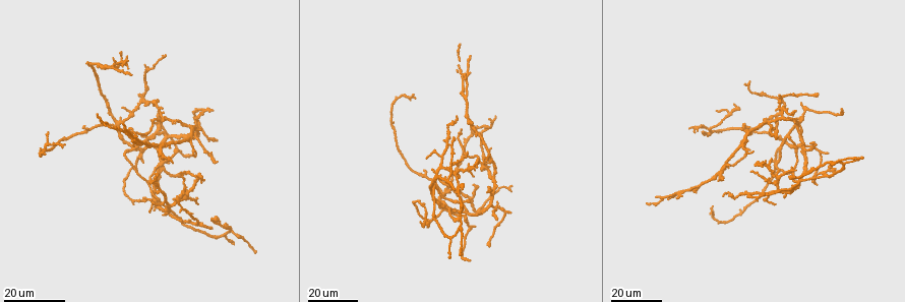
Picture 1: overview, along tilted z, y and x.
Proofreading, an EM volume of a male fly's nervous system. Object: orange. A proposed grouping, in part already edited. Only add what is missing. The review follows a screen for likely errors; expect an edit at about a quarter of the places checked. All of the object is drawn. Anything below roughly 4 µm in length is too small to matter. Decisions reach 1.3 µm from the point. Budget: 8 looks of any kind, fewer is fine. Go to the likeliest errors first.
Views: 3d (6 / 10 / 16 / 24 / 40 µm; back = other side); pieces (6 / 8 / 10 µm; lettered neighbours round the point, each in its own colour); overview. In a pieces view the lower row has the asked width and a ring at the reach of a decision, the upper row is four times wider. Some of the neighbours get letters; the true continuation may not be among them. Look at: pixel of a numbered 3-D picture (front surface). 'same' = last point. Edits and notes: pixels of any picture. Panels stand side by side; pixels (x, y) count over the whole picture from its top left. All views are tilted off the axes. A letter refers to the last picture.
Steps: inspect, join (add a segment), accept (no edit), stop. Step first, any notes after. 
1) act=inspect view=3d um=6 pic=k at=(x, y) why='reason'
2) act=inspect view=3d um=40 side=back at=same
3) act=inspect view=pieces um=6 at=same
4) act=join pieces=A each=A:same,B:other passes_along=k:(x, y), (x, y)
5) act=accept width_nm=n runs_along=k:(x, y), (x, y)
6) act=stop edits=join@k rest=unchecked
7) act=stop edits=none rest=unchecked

act=inspect view=3d um=16 pic=1 at=(210, 227) why='an open end'

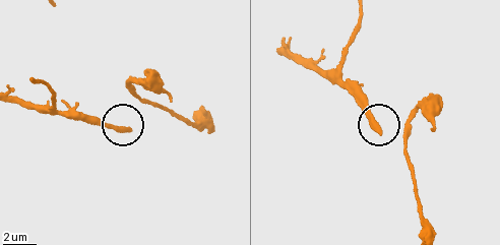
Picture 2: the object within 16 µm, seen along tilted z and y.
act=inspect view=pieces um=8 pic=2 at=(379, 132) why='see the neighbours'

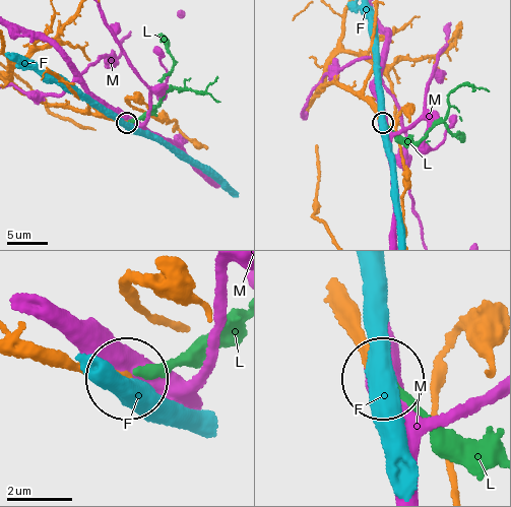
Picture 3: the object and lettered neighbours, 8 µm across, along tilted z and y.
act=join pieces=L width_nm=280 each=F:other,L:same,M:other passes_along=3:(370, 107), (417, 140), (442, 122), (457, 87), (489, 90) found='it goes on there'

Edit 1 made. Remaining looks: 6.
act=inspect view=overview

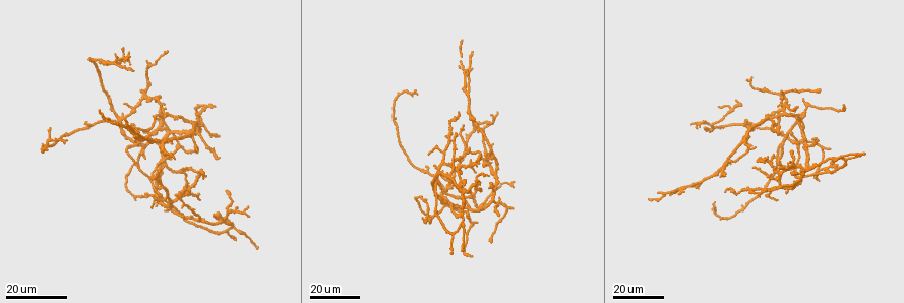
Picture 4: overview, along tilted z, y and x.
act=inspect view=3d um=24 pic=4 at=(829, 147) why='branch stops here'

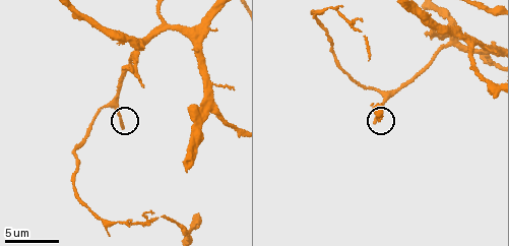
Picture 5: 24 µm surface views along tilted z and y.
act=inspect view=3d um=6 pic=5 at=(122, 126) why='zoom in'

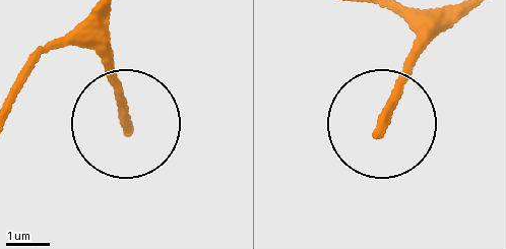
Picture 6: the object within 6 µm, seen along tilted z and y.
act=inspect view=pieces um=8 pic=6 at=(380, 127)

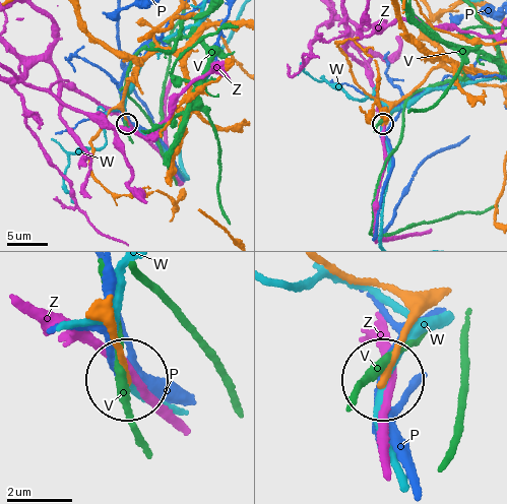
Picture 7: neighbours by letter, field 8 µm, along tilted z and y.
act=accept each=P:other,V:other,W:other,Z:other runs_along=7:(434, 304), (414, 322), (385, 375) found='no lettered segment goes on from it'

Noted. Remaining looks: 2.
act=inspect view=3d um=16 pic=4 at=(471, 52) why='end of a long branch'

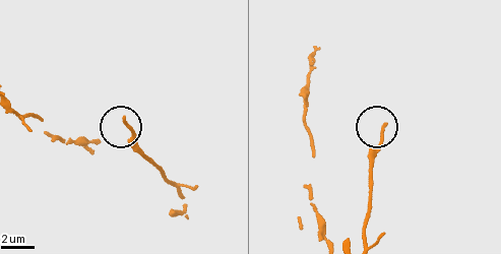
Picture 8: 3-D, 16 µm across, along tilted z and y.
act=inspect view=pieces um=6 pic=8 at=(385, 127)

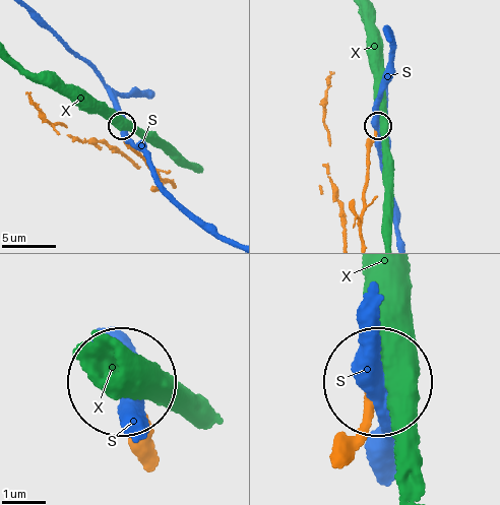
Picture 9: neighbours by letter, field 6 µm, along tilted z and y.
act=accept each=S:other,X:other found='no lettered segment goes on from it'

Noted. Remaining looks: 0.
act=stop edits=join@3 rest=unchecked

